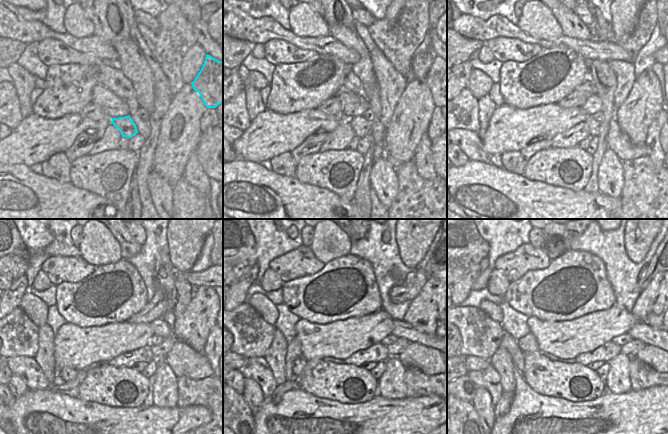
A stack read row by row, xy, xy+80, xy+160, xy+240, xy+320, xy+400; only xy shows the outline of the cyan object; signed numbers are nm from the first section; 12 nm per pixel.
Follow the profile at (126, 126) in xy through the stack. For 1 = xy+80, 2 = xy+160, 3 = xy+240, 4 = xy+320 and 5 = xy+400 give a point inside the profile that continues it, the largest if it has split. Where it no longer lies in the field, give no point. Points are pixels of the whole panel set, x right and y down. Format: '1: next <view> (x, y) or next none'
1: next xy+80 (362, 127)
2: next xy+160 (594, 126)
3: next xy+240 (160, 351)
4: next xy+320 (401, 344)
5: next xy+400 (632, 347)

